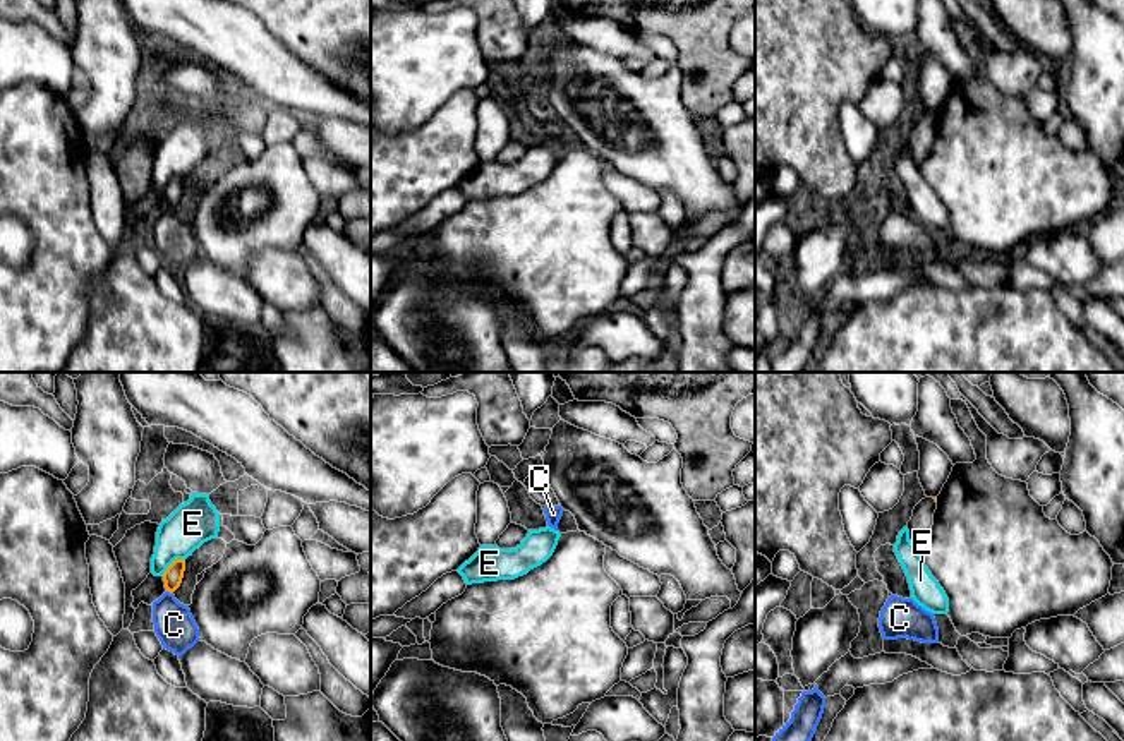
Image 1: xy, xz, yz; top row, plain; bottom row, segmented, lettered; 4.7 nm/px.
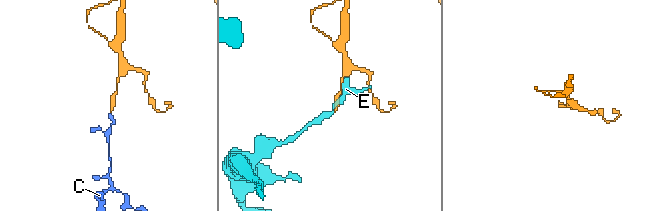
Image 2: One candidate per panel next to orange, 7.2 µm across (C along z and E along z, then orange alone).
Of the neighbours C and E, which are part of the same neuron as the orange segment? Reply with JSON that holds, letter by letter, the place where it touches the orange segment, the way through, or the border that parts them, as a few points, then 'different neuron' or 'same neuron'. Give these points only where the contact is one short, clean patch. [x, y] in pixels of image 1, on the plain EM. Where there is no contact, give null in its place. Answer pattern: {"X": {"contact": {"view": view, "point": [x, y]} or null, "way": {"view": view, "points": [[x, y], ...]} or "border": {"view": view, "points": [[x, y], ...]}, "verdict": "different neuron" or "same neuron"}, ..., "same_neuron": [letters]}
{"C": {"contact": {"view": "xy", "point": [170, 208]}, "way": {"view": "xy", "points": [[172, 192], [170, 208], [170, 234], [174, 240]]}, "verdict": "same neuron"}, "E": {"contact": {"view": "xy", "point": [172, 179]}, "verdict": "different neuron"}, "same_neuron": ["C"]}

